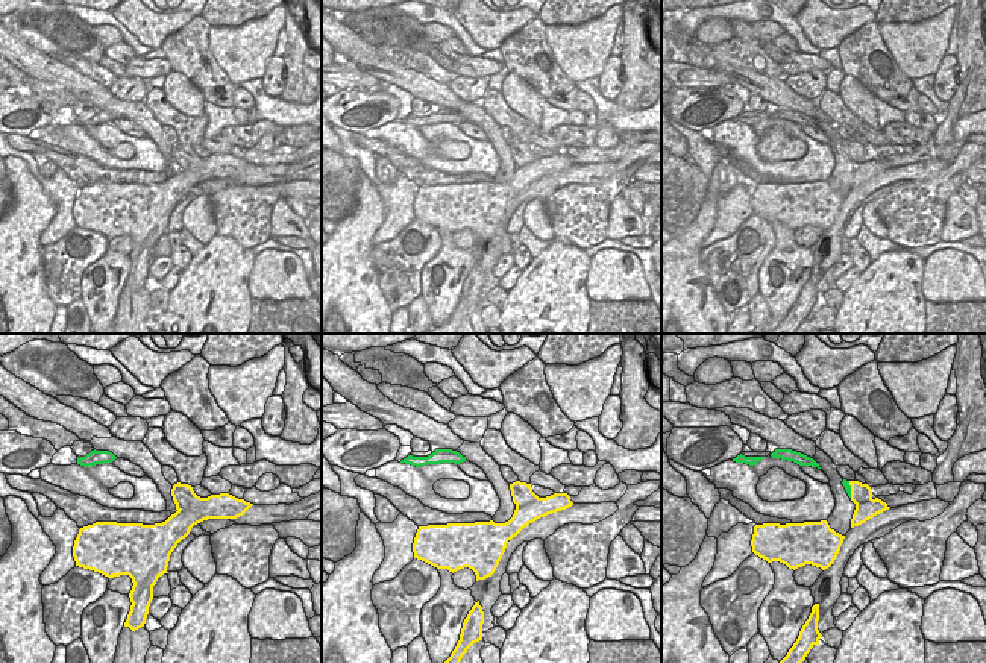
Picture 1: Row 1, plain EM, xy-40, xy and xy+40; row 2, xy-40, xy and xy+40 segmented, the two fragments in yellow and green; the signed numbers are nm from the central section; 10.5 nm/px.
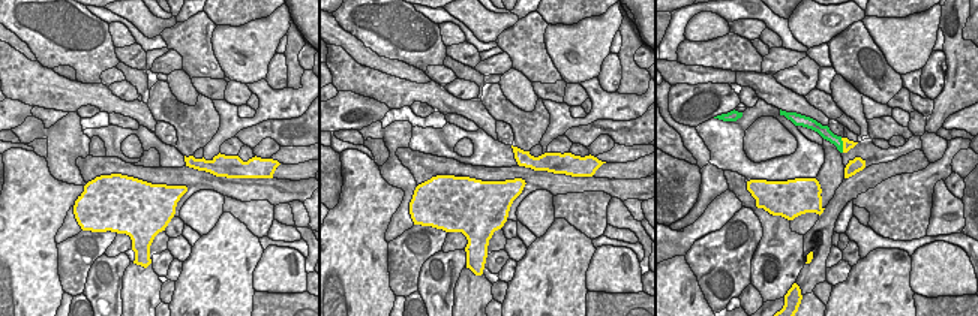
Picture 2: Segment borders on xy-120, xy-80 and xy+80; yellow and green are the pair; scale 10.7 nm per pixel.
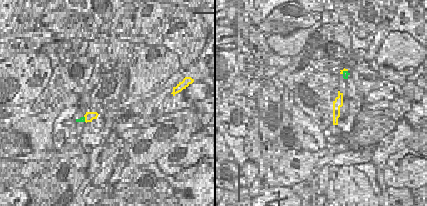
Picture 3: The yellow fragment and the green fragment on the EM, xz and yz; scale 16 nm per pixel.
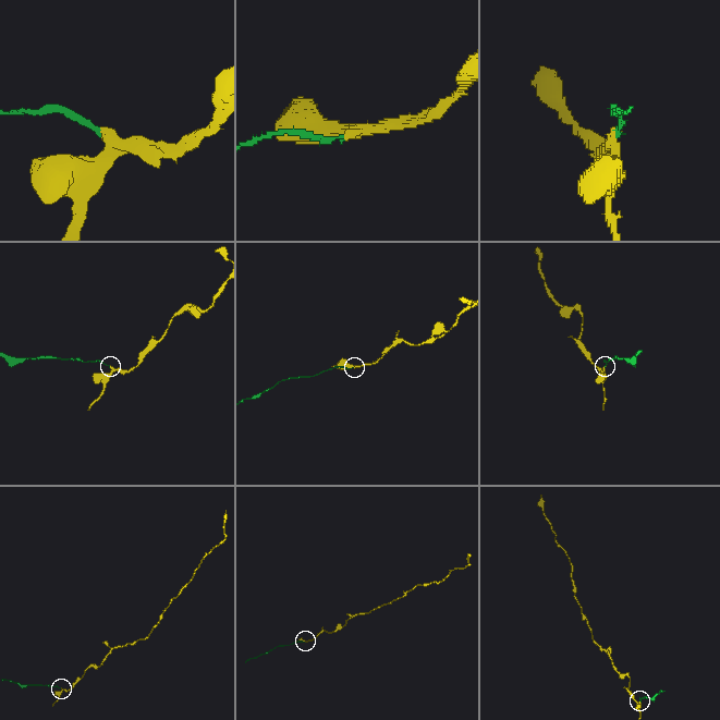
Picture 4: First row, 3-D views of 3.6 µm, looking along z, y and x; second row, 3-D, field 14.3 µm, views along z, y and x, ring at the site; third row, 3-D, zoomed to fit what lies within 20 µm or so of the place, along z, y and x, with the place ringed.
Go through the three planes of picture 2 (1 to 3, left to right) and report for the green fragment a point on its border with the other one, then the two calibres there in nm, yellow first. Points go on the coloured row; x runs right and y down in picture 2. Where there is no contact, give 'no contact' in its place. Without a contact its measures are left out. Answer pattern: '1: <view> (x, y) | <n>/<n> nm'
1: no contact
2: no contact
3: xy+80 (843, 146) | 100/120 nm

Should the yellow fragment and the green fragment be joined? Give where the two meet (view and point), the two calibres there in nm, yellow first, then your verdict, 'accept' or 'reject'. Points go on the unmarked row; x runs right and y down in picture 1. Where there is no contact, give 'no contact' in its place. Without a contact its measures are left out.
xy+40 (851, 149) | 240/70 nm | reject

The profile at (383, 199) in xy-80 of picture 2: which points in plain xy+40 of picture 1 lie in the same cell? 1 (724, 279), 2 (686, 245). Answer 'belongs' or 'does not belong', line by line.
1: does not belong
2: belongs

